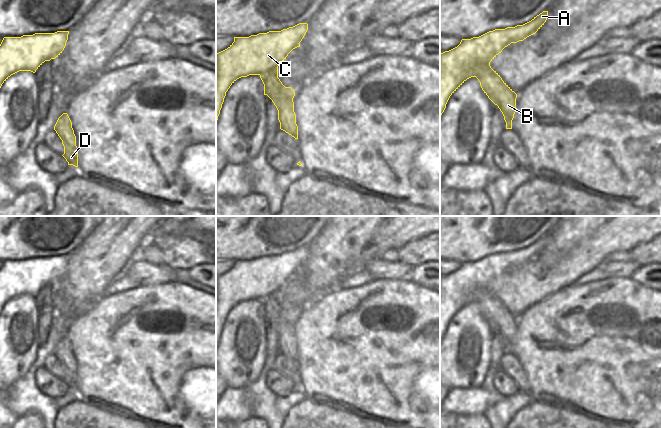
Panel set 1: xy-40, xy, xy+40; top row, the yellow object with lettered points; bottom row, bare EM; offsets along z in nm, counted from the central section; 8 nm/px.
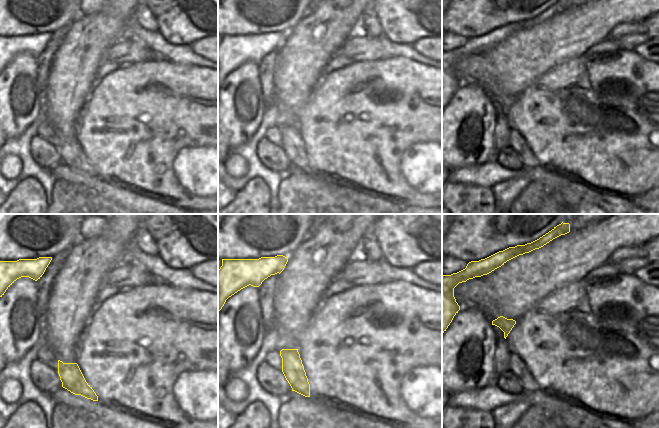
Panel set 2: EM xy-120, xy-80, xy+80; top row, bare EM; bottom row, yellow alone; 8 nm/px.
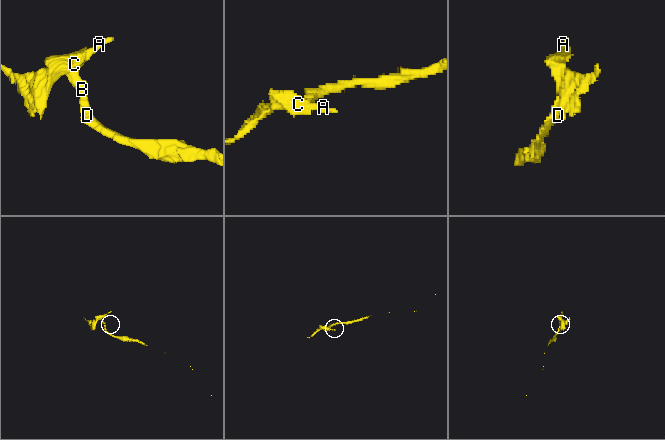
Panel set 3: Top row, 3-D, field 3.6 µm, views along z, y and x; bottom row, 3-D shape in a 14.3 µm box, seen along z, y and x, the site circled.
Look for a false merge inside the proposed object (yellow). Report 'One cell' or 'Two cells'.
Two cells.

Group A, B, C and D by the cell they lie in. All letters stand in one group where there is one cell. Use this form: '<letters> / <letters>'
A C / B D

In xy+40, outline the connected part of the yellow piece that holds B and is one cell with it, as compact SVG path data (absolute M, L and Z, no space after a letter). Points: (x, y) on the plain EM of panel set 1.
M479 293L475 301L488 322L498 330L504 340L506 353L512 353L512 344L516 336L517 318L491 293Z

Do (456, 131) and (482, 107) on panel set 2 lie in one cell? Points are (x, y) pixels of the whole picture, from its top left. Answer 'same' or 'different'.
same

